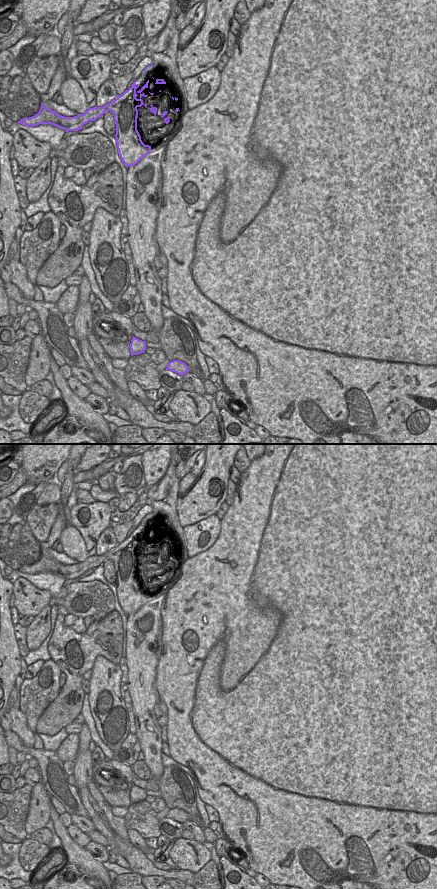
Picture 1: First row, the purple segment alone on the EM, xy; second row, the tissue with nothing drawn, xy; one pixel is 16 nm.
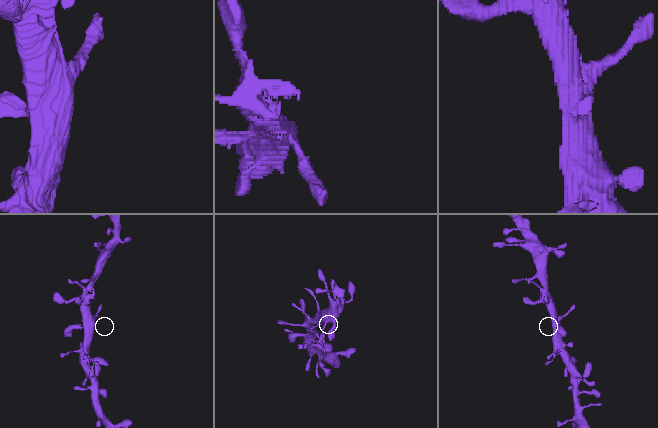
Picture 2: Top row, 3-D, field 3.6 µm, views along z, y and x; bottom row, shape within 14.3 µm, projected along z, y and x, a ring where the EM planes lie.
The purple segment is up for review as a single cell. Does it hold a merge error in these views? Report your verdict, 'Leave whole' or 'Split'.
Leave whole.

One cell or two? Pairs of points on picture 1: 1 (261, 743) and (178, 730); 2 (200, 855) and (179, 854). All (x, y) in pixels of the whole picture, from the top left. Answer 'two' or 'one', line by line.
1: one
2: one

